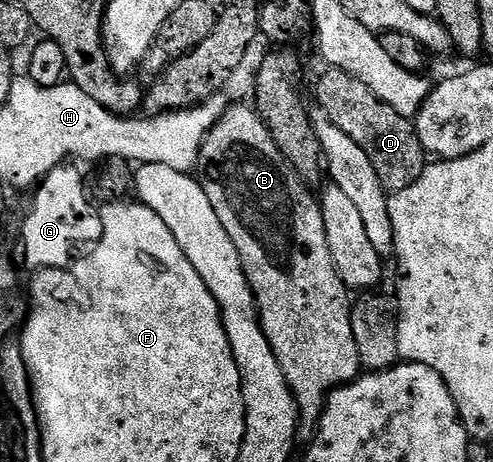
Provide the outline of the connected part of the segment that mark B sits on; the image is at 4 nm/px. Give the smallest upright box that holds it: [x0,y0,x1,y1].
[195,104,363,429]

